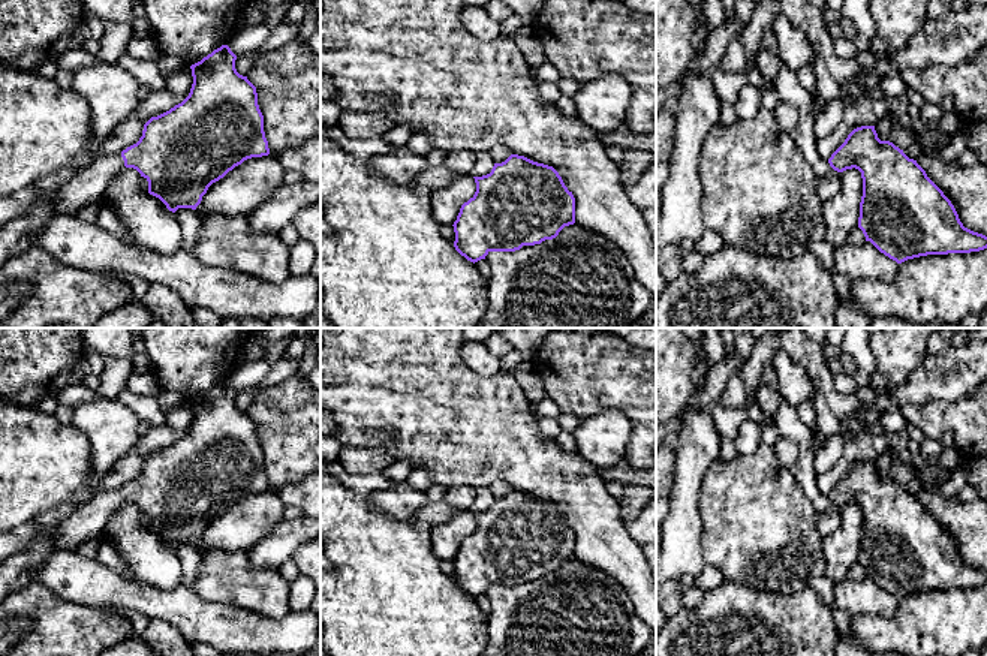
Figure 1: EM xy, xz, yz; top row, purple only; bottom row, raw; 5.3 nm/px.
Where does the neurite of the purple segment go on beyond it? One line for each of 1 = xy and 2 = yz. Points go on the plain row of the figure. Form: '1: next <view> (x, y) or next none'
1: next xy (87, 520)
2: next none

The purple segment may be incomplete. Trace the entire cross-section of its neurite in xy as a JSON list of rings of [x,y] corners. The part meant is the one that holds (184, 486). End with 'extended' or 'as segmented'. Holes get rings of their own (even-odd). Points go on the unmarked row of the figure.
[[[222,380],[192,400],[193,419],[181,439],[151,452],[136,479],[118,490],[93,494],[87,503],[60,520],[54,530],[42,530],[34,521],[28,521],[10,532],[0,532],[0,562],[24,551],[33,542],[46,542],[55,551],[73,553],[99,536],[108,518],[124,503],[136,505],[148,517],[148,529],[159,533],[169,547],[196,545],[213,518],[244,496],[270,490],[256,422],[237,407],[235,395],[231,383]]]; extended

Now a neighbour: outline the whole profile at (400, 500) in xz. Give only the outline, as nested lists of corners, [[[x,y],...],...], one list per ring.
[[[406,482],[395,484],[388,490],[373,494],[370,499],[370,503],[376,511],[398,520],[410,518],[418,509],[430,502],[431,500],[424,490],[412,488]]]

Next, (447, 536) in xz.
[[[470,509],[460,511],[451,520],[431,527],[431,550],[440,562],[452,562],[460,544],[473,533],[475,514]]]

